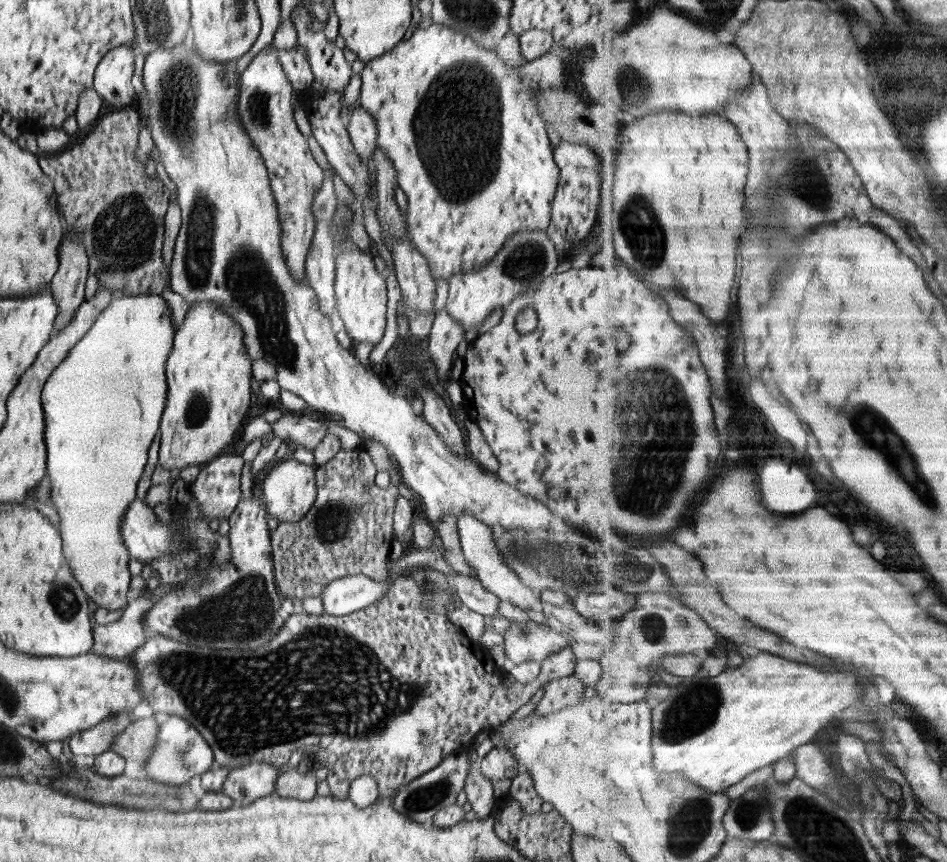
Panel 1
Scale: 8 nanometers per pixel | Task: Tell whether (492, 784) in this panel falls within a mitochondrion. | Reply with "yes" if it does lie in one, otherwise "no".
no

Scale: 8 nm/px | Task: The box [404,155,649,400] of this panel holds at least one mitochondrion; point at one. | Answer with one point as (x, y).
(527, 261)

